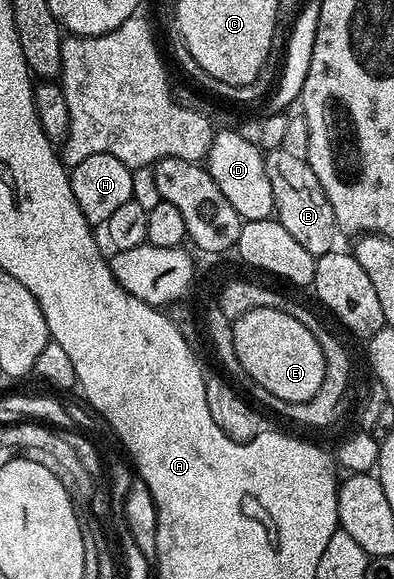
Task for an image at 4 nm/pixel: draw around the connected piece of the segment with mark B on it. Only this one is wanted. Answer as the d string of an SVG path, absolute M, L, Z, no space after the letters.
M272 148L265 153L268 178L272 182L272 198L274 199L274 216L308 250L314 257L323 256L335 251L334 235L339 235L340 229L332 202L328 202L328 194L324 194L324 186L320 186L320 178L312 170L308 161L295 158L288 150Z

